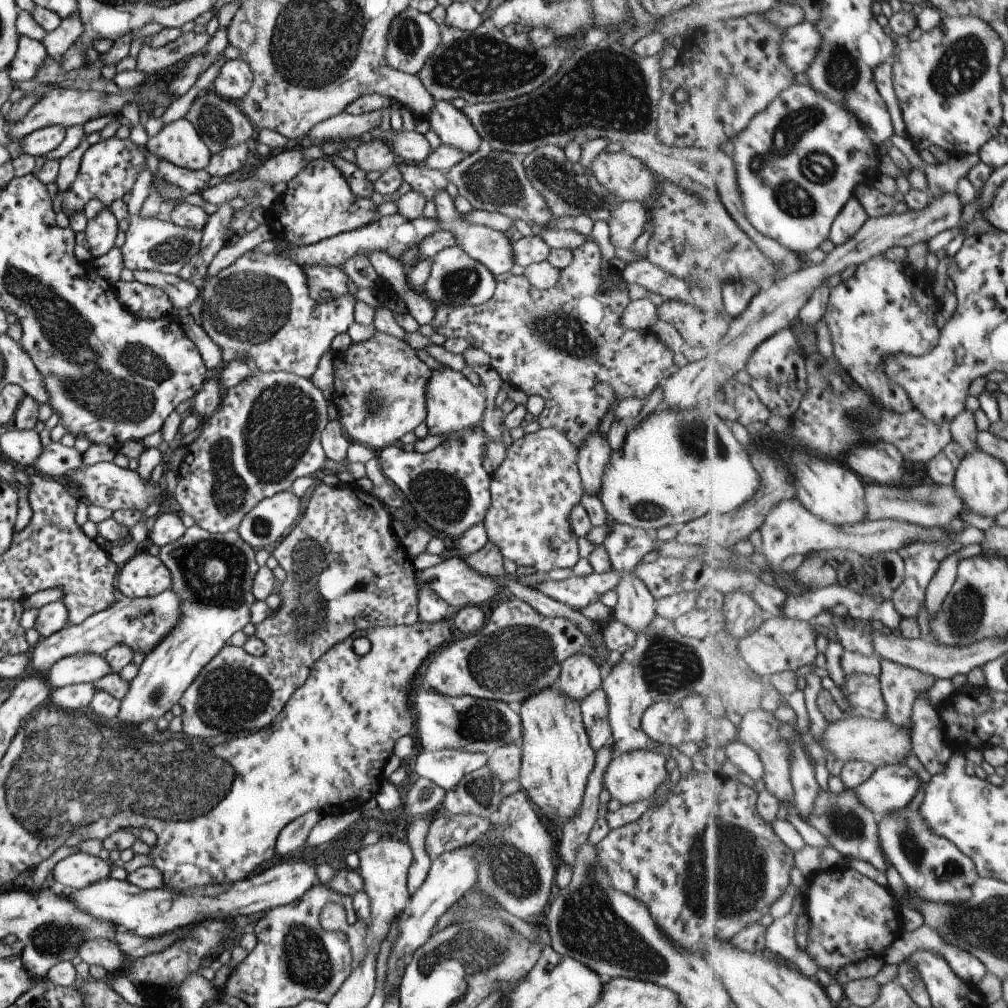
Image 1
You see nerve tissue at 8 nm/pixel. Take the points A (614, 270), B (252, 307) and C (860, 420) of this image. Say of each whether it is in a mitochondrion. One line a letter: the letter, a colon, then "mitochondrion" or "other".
A: other
B: mitochondrion
C: mitochondrion

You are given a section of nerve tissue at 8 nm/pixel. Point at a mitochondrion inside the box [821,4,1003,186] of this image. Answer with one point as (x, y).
(964, 62)

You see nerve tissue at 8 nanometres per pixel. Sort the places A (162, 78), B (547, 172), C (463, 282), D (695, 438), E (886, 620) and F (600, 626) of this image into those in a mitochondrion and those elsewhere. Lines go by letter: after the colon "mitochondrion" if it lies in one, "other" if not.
A: other
B: mitochondrion
C: mitochondrion
D: mitochondrion
E: other
F: other

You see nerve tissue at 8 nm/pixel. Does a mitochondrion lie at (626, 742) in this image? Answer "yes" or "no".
no

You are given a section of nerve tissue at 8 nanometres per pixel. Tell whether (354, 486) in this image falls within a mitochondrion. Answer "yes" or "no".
no

